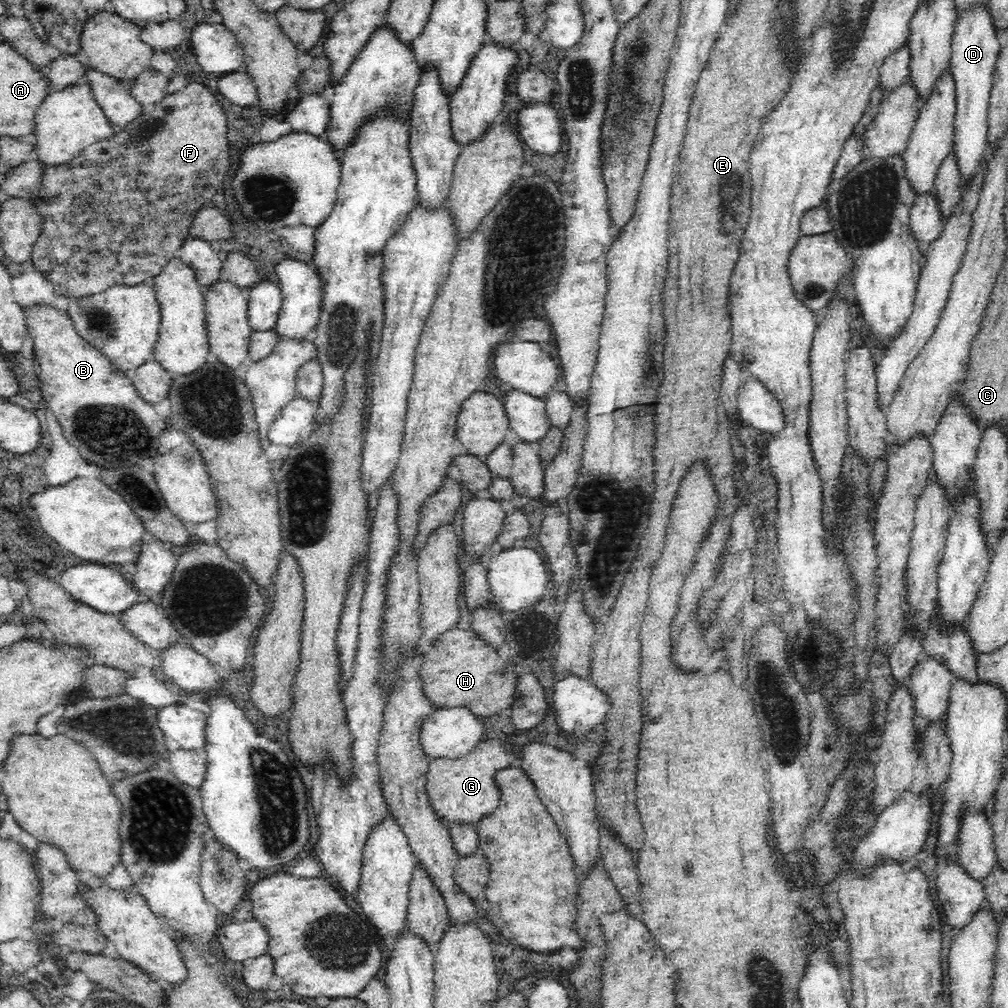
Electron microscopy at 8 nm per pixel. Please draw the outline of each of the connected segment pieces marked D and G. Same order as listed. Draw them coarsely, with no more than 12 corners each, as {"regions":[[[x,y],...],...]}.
{"regions":[[[988,5],[958,15],[949,62],[961,184],[986,148],[1002,46]],[[514,740],[480,741],[432,759],[432,809],[478,823],[498,808],[496,772],[520,767]]]}

